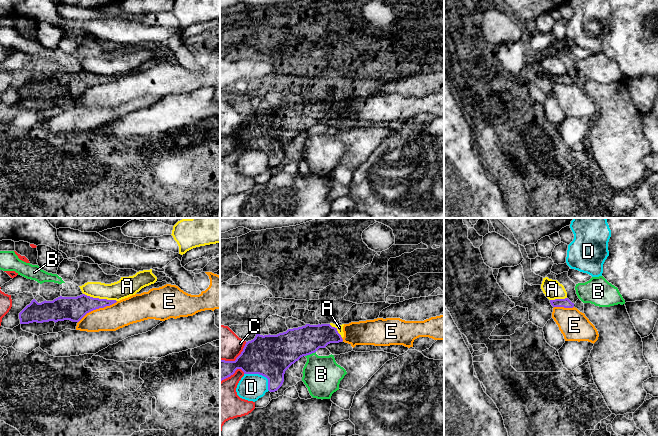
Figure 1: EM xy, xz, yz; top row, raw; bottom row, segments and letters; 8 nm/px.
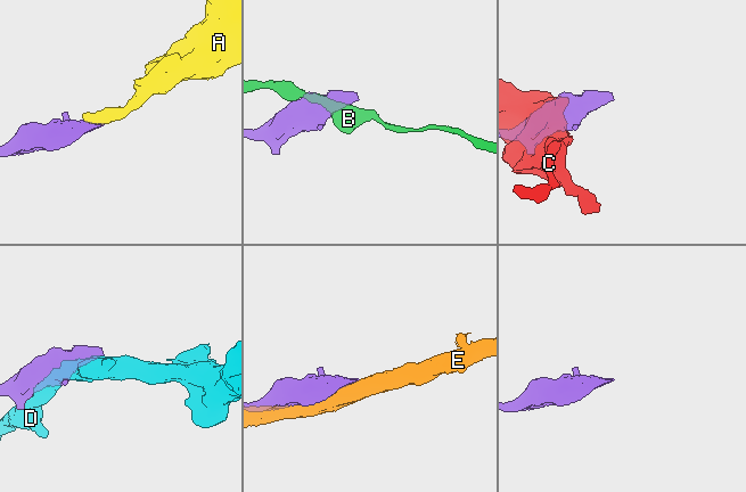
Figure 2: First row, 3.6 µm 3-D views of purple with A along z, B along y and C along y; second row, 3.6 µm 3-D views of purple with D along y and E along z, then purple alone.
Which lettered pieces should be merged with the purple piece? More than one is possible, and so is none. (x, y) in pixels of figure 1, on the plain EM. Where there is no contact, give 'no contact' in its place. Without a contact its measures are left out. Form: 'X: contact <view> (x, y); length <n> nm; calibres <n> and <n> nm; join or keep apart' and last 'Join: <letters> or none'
A: contact xy (100, 75); length 280 nm; calibres 190 and 160 nm; keep apart
B: contact xz (310, 129); length 100 nm; calibres 280 and 300 nm; keep apart
C: contact xz (236, 134); length 260 nm; calibres 320 and 280 nm; keep apart
D: contact xz (261, 150); length 240 nm; calibres 340 and 220 nm; keep apart
E: contact xy (97, 84); length 360 nm; calibres 190 and 220 nm; keep apart
Join: none

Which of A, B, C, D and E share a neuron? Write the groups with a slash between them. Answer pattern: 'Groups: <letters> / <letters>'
Groups: A / B / C / D / E

